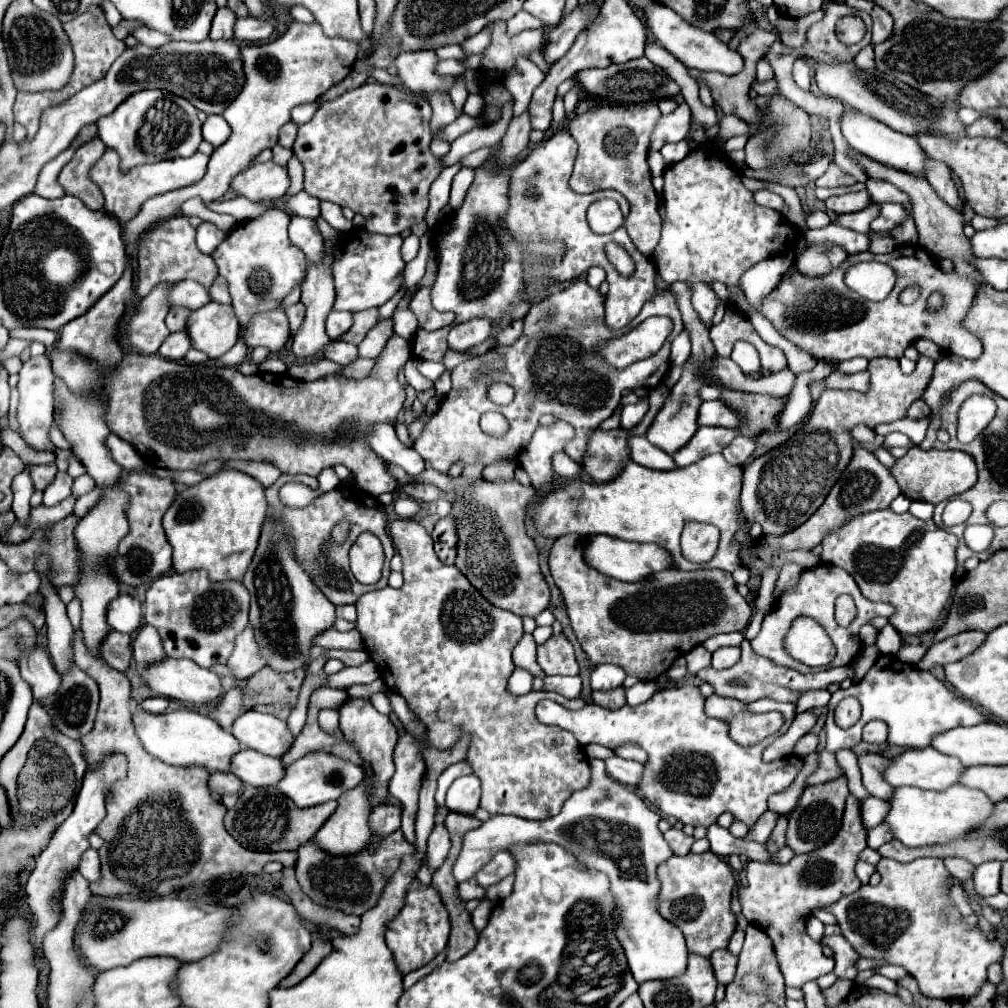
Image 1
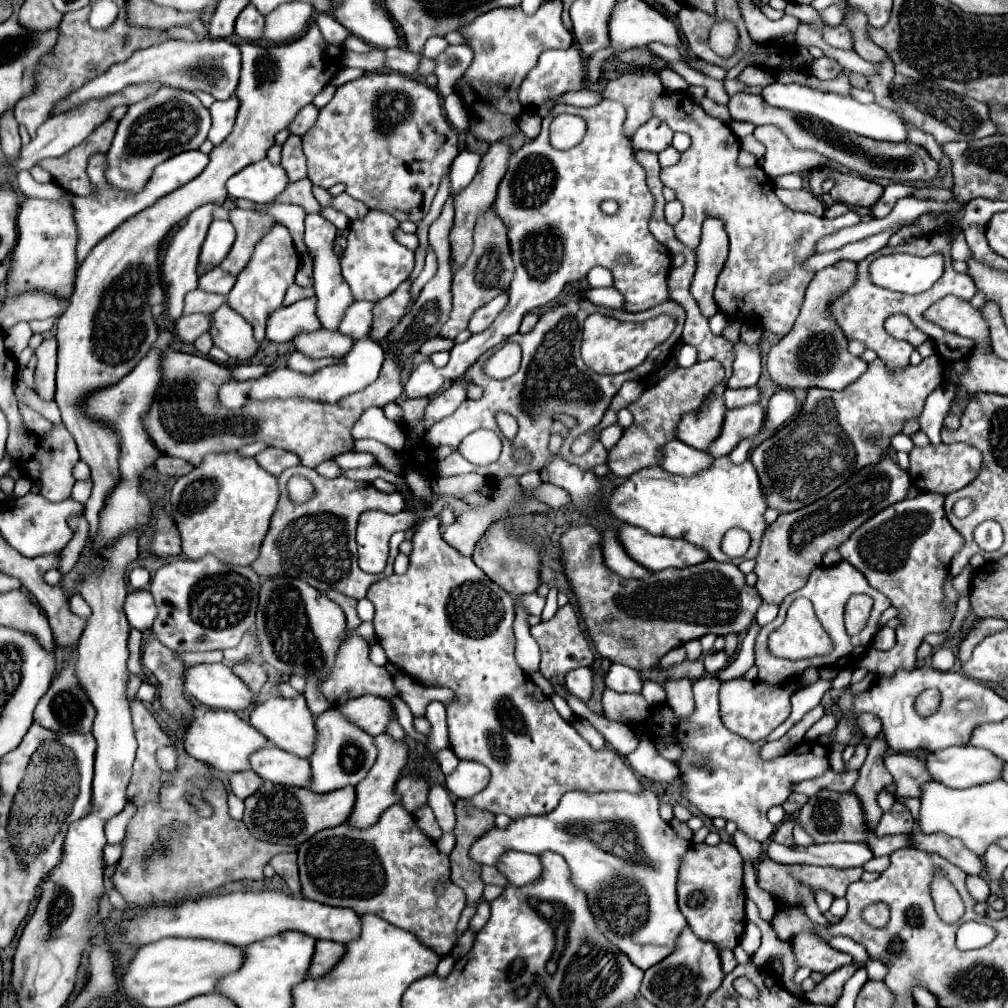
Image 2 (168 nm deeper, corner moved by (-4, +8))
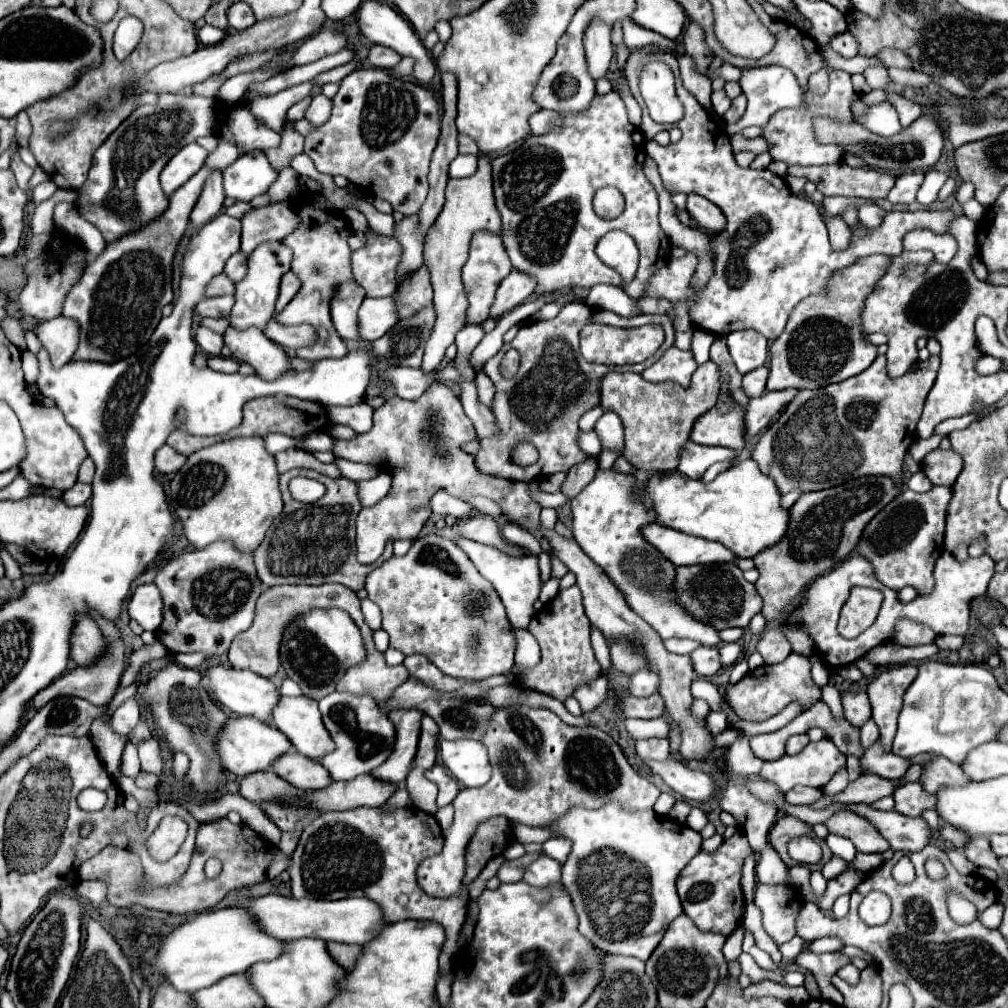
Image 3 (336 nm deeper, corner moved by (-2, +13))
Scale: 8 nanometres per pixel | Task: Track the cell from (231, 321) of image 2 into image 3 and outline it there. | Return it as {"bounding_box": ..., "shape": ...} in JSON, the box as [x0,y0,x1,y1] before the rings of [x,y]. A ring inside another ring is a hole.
{"bounding_box":[222,325,292,379],"shape":[[[228,325],[222,337],[234,359],[252,365],[264,379],[276,379],[278,375],[282,375],[282,371],[292,369],[286,351],[272,343],[258,327],[234,329],[232,325]]]}

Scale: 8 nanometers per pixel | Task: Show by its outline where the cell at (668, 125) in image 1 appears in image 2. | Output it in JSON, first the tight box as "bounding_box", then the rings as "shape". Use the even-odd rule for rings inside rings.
{"bounding_box":[632,118,672,152],"shape":[[[650,118],[632,138],[634,146],[640,150],[650,150],[650,152],[662,152],[672,144],[672,130],[660,122],[658,118]]]}

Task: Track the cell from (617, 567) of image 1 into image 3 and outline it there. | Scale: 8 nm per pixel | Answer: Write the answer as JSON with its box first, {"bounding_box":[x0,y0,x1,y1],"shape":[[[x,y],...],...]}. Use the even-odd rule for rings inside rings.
{"bounding_box":[642,523,734,565],"shape":[[[658,523],[642,527],[642,537],[656,547],[672,565],[696,565],[696,563],[724,563],[734,561],[734,553],[716,541],[690,537]]]}

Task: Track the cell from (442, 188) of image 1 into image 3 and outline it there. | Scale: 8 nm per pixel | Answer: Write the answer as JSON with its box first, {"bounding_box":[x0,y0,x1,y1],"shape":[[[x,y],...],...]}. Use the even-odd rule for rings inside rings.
{"bounding_box":[450,155,476,177],"shape":[[[458,155],[450,163],[450,177],[470,177],[476,171],[476,155]]]}

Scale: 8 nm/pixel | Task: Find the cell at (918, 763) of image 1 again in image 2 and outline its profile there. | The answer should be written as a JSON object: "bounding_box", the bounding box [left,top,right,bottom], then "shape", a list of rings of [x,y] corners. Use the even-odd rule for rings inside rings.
{"bounding_box":[926,746,1004,788],"shape":[[[952,746],[942,752],[932,752],[926,758],[934,780],[950,788],[968,788],[990,780],[1000,780],[1004,760],[976,746]]]}

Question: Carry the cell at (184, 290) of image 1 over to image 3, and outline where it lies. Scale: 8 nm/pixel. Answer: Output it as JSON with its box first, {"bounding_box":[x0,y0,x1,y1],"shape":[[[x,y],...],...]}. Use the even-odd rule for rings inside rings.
{"bounding_box":[224,253,246,283],"shape":[[[242,253],[232,255],[232,257],[226,261],[226,265],[224,265],[224,275],[226,275],[230,281],[238,283],[238,281],[246,275],[246,255],[242,255]]]}

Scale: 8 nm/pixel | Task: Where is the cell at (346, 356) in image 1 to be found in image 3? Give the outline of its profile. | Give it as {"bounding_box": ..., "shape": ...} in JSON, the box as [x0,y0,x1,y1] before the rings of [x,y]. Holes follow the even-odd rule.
{"bounding_box":[264,319,318,349],"shape":[[[274,319],[268,323],[264,333],[280,347],[284,349],[298,349],[298,347],[310,347],[318,341],[318,333],[310,325],[292,325],[284,327],[278,325]]]}

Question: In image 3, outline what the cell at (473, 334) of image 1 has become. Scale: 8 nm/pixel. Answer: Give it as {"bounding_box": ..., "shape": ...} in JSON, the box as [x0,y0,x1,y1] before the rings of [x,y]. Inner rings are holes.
{"bounding_box":[490,271,534,319],"shape":[[[512,271],[496,291],[496,299],[490,307],[490,317],[498,319],[506,311],[512,311],[514,307],[522,305],[528,297],[530,291],[534,291],[534,281],[528,275],[522,275],[520,271]]]}

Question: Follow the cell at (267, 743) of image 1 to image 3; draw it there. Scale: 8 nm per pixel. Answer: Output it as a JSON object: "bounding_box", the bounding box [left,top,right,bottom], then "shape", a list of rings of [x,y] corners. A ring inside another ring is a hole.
{"bounding_box":[272,695,334,759],"shape":[[[280,695],[278,705],[272,713],[272,725],[282,731],[298,753],[316,759],[316,753],[326,753],[334,749],[330,743],[330,735],[322,725],[318,701],[300,695],[300,697],[284,697]]]}

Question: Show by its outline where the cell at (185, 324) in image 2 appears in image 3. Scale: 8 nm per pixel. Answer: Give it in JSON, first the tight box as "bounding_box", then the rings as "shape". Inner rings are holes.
{"bounding_box":[196,295,234,319],"shape":[[[234,295],[226,297],[214,297],[214,299],[202,299],[196,305],[196,315],[198,317],[212,317],[212,319],[226,319],[230,315],[230,309],[234,305]]]}

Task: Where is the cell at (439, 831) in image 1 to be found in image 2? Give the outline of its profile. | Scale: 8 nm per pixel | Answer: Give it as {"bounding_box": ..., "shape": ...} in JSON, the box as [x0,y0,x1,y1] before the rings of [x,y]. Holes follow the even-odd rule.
{"bounding_box":[428,784,456,832],"shape":[[[434,784],[430,788],[430,796],[428,796],[428,806],[434,810],[438,824],[442,826],[444,832],[450,832],[456,824],[456,814],[454,814],[454,800],[450,798],[450,792],[440,786]]]}

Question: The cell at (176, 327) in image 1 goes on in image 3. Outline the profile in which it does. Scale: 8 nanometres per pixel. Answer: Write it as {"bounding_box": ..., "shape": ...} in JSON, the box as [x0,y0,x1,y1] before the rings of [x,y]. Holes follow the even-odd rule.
{"bounding_box":[204,275,234,297],"shape":[[[216,275],[204,291],[204,297],[222,297],[222,295],[232,295],[234,293],[234,283],[230,283],[230,279],[226,279],[224,275]]]}

